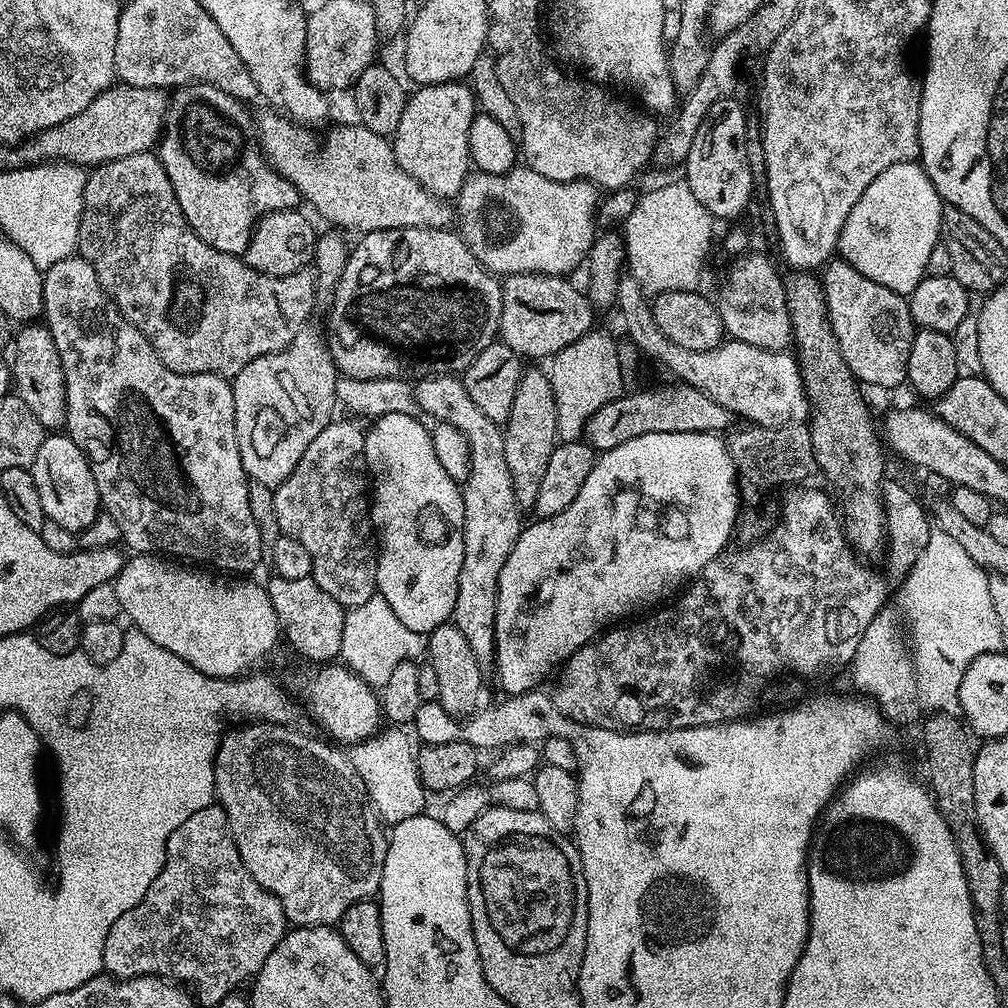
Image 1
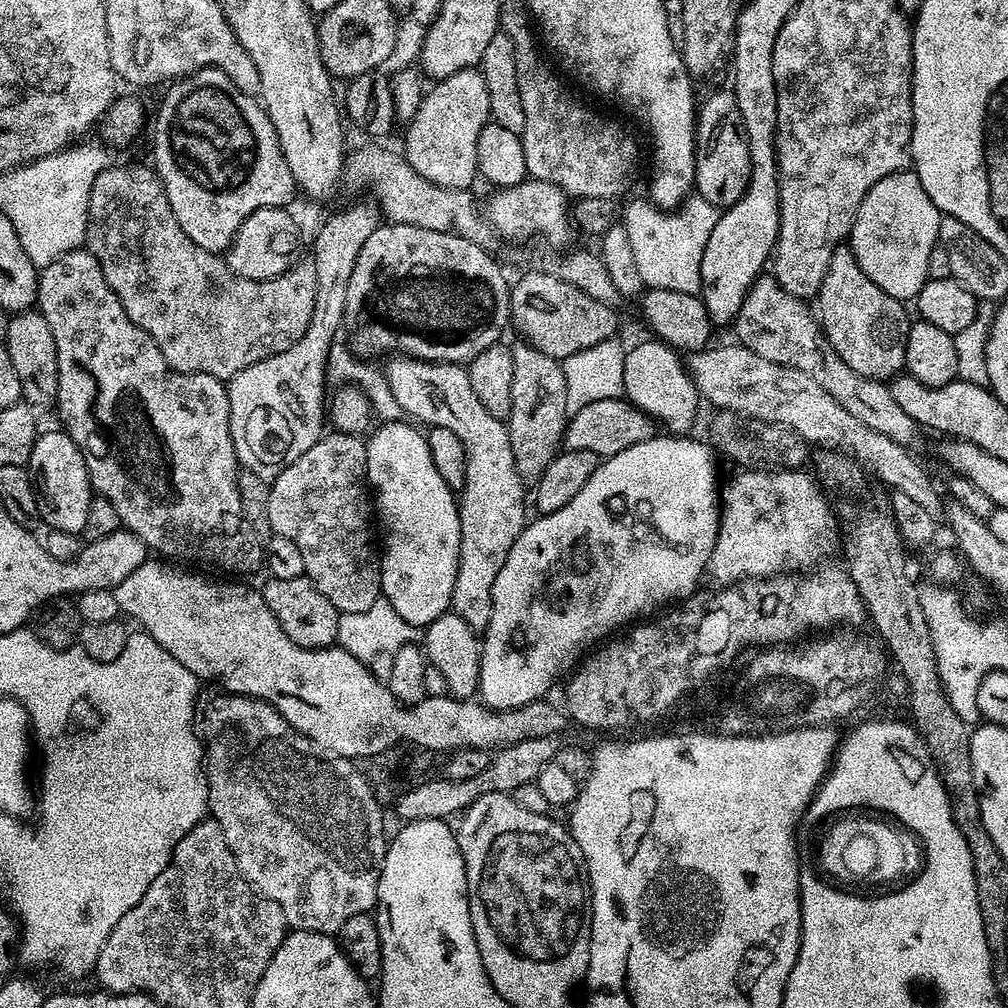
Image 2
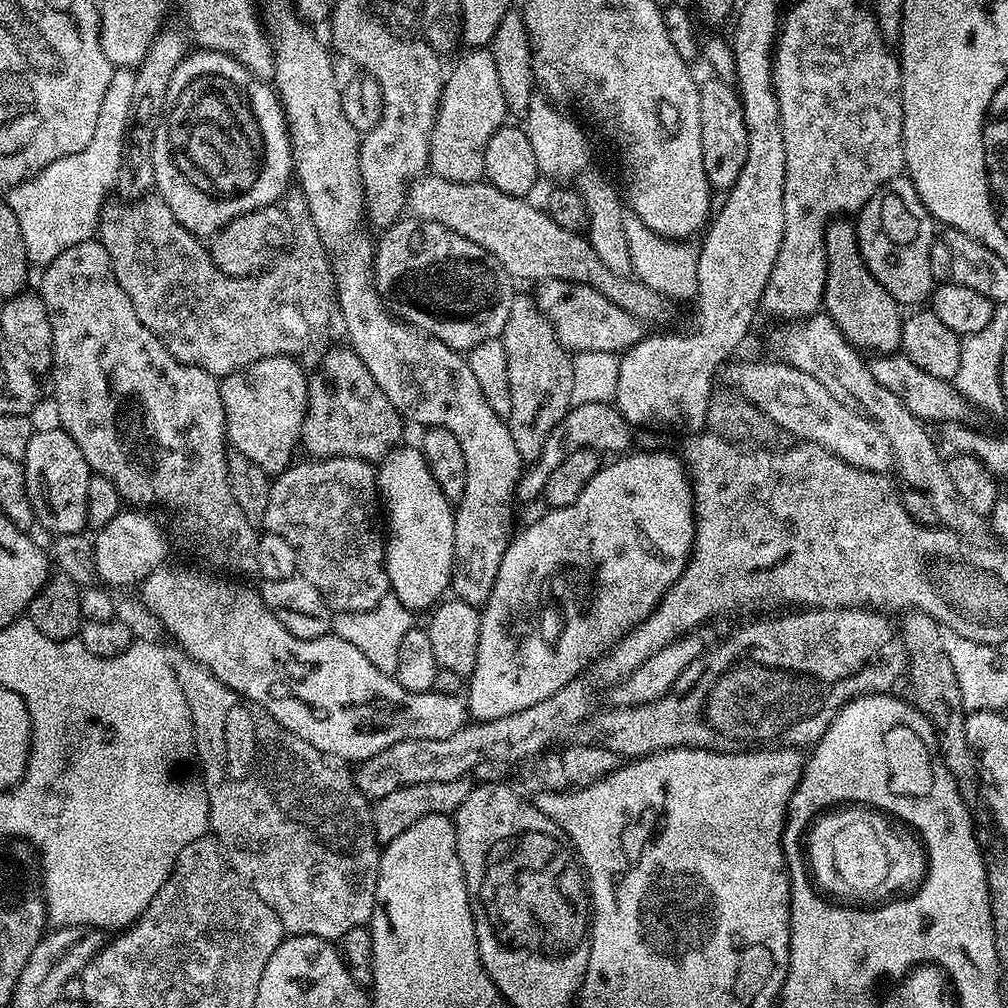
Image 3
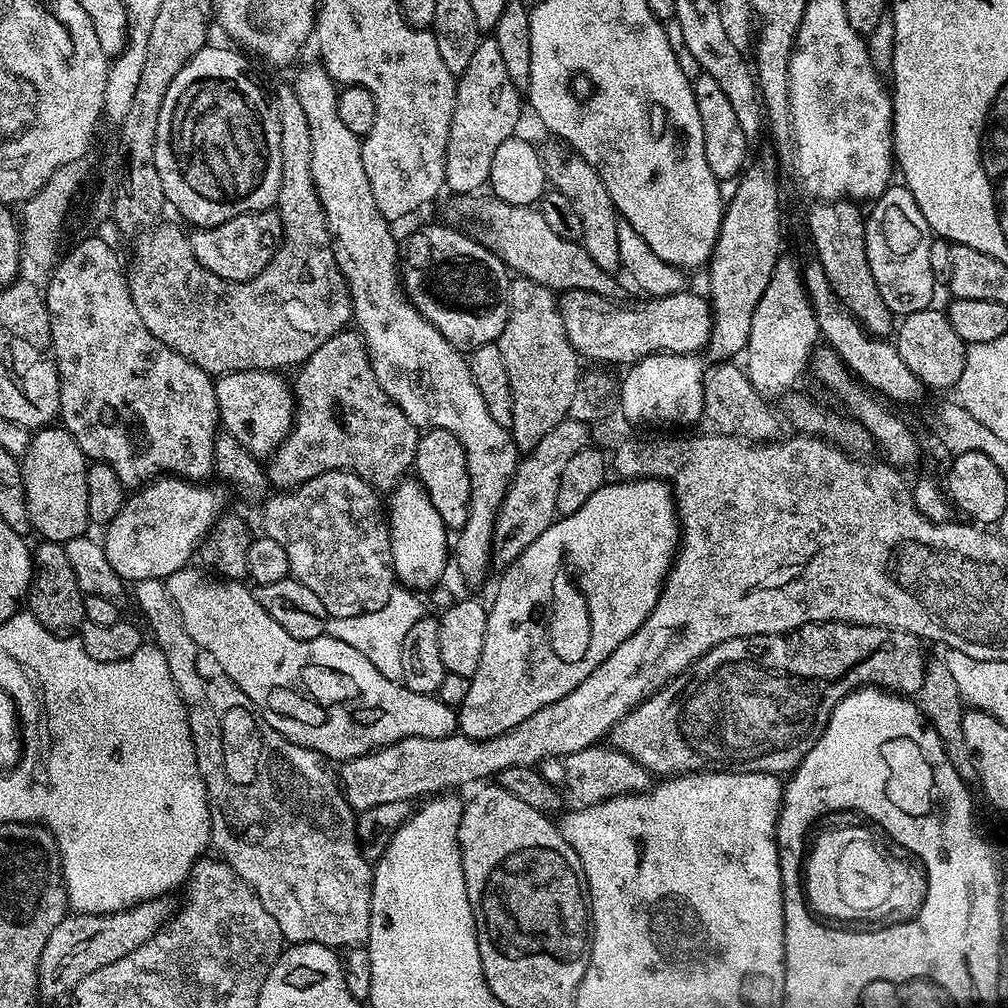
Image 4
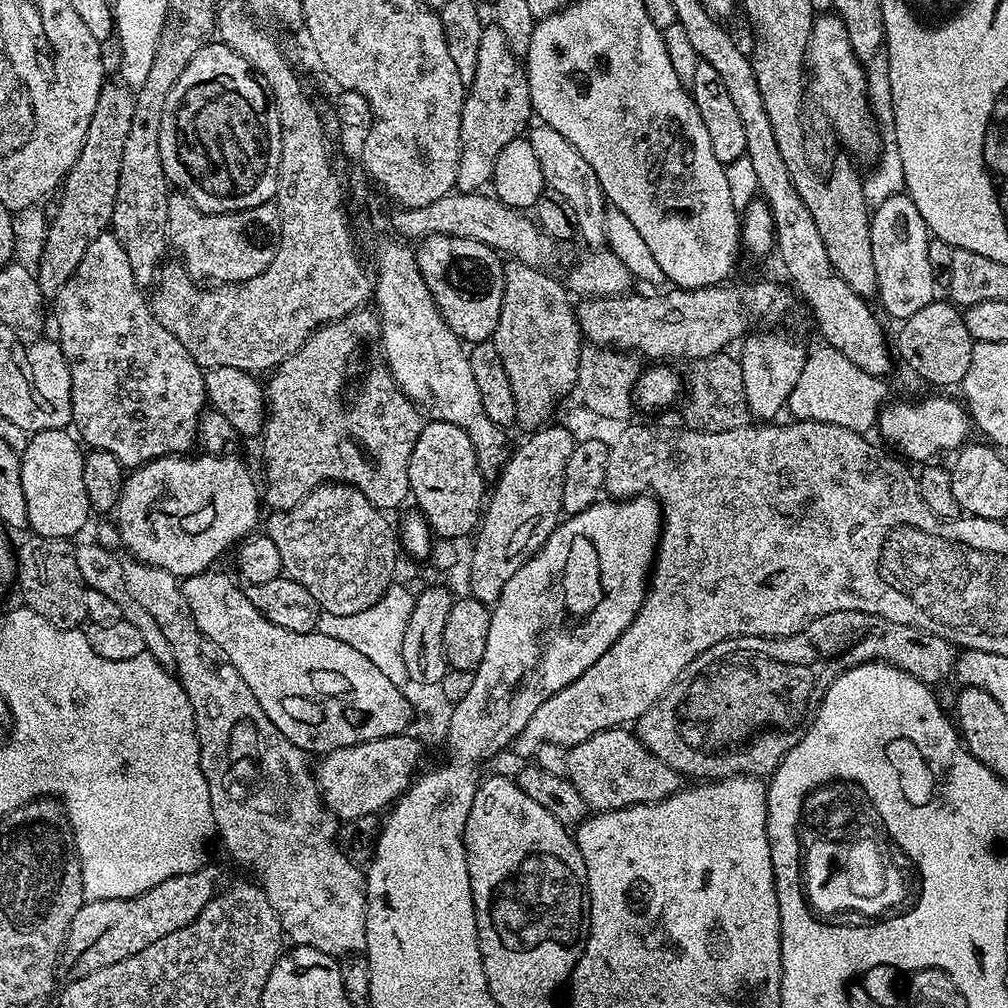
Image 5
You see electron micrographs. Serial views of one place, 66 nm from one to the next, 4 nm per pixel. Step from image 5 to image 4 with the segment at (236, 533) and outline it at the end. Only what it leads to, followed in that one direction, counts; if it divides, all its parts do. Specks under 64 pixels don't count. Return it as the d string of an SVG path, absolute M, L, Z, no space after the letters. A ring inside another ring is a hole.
M165 474L135 489L125 499L122 510L103 529L102 543L106 550L106 559L125 582L137 580L164 580L179 568L189 563L191 556L197 555L205 536L212 530L213 524L220 519L220 496L208 482L193 482L171 474Z

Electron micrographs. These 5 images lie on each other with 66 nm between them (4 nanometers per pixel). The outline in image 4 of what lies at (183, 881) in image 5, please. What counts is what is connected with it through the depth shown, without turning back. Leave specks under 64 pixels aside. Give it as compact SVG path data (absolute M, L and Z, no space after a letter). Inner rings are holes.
M168 898L144 900L133 908L121 912L78 912L64 917L58 926L46 938L46 946L42 946L42 958L38 958L38 996L41 1001L56 1000L59 996L67 997L73 988L86 978L86 974L94 974L102 966L125 957L138 946L144 944L161 928L167 925L174 912L174 904Z

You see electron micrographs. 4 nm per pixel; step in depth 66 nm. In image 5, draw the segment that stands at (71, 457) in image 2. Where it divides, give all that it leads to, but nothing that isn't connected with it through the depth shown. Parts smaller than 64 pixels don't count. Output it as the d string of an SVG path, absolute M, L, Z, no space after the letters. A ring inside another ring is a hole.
M63 428L42 430L31 433L28 444L20 453L22 466L22 490L26 494L26 514L28 528L37 536L46 538L76 538L76 535L88 524L88 516L92 512L90 498L86 498L86 485L82 479L82 462L85 453L80 452L81 445L71 431Z

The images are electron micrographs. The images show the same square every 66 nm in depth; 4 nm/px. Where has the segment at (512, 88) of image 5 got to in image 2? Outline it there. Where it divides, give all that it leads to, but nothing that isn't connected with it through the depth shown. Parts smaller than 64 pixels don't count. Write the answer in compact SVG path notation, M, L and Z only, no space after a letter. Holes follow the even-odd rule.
M476 68L458 70L444 80L435 81L425 91L418 110L407 125L408 137L404 140L402 155L410 167L422 178L434 182L440 188L459 188L468 186L472 179L477 179L476 163L478 162L478 136L490 123L490 94L486 90L486 82Z

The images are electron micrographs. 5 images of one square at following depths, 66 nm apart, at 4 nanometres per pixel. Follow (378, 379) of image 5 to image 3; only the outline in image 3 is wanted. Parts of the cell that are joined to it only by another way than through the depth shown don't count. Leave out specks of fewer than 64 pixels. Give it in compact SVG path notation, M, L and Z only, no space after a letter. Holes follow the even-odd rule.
M343 347L344 348L334 349L333 352L321 362L320 369L318 369L316 373L314 371L311 373L308 381L308 413L304 419L304 429L300 435L300 442L303 451L308 451L307 455L312 458L323 458L325 456L356 456L360 460L379 462L401 443L400 435L403 434L406 424L400 413L396 411L395 406L390 402L390 398L386 398L386 394L378 386L378 382L374 382L374 374L370 374L370 370L366 370L362 358L358 358L358 354L352 351L351 347Z

